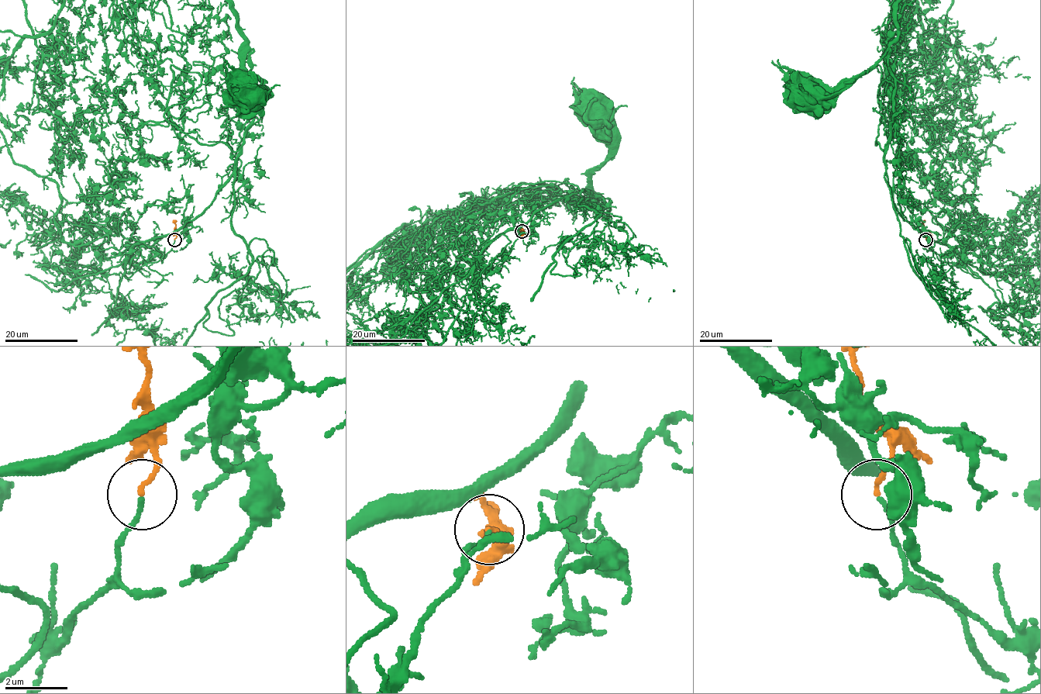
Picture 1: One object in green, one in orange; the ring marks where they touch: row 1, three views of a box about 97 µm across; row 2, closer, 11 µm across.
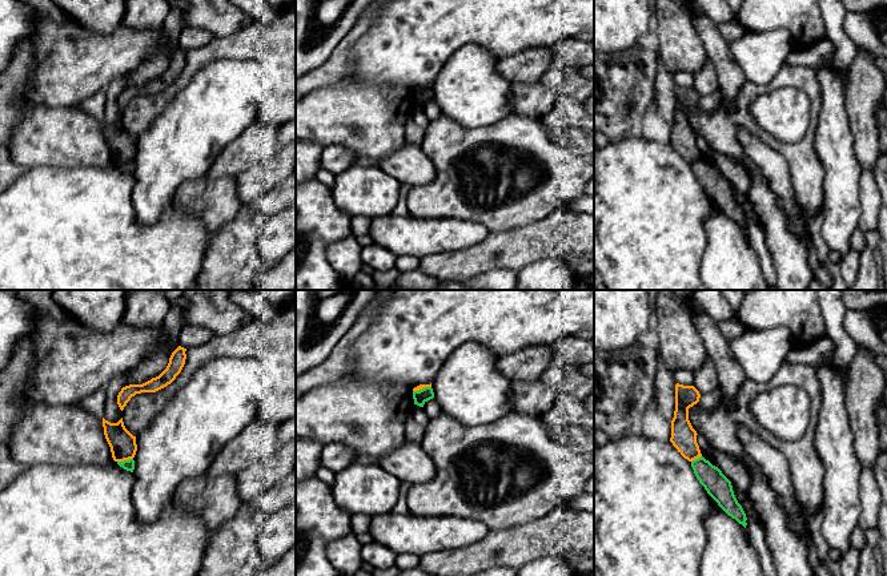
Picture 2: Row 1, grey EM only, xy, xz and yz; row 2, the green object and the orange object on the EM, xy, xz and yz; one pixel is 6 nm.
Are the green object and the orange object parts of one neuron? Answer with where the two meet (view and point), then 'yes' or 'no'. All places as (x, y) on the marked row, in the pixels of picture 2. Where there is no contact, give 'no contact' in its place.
xy (124, 460) | yes

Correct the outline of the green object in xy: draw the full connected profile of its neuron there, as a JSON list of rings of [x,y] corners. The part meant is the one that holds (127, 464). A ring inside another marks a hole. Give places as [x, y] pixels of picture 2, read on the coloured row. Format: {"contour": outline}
{"contour": [[[103,418],[103,427],[113,460],[124,470],[133,472],[133,458],[137,451],[136,436],[125,428],[123,418],[117,423]]]}

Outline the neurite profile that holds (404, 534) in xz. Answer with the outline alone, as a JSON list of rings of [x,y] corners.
[[[394,511],[373,516],[369,533],[373,541],[397,555],[422,556],[430,552],[469,547],[482,540],[489,527],[461,516],[414,516]]]

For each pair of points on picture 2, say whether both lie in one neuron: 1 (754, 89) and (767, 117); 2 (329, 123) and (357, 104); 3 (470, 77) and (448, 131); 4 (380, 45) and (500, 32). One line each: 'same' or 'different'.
1: different
2: same
3: different
4: same

